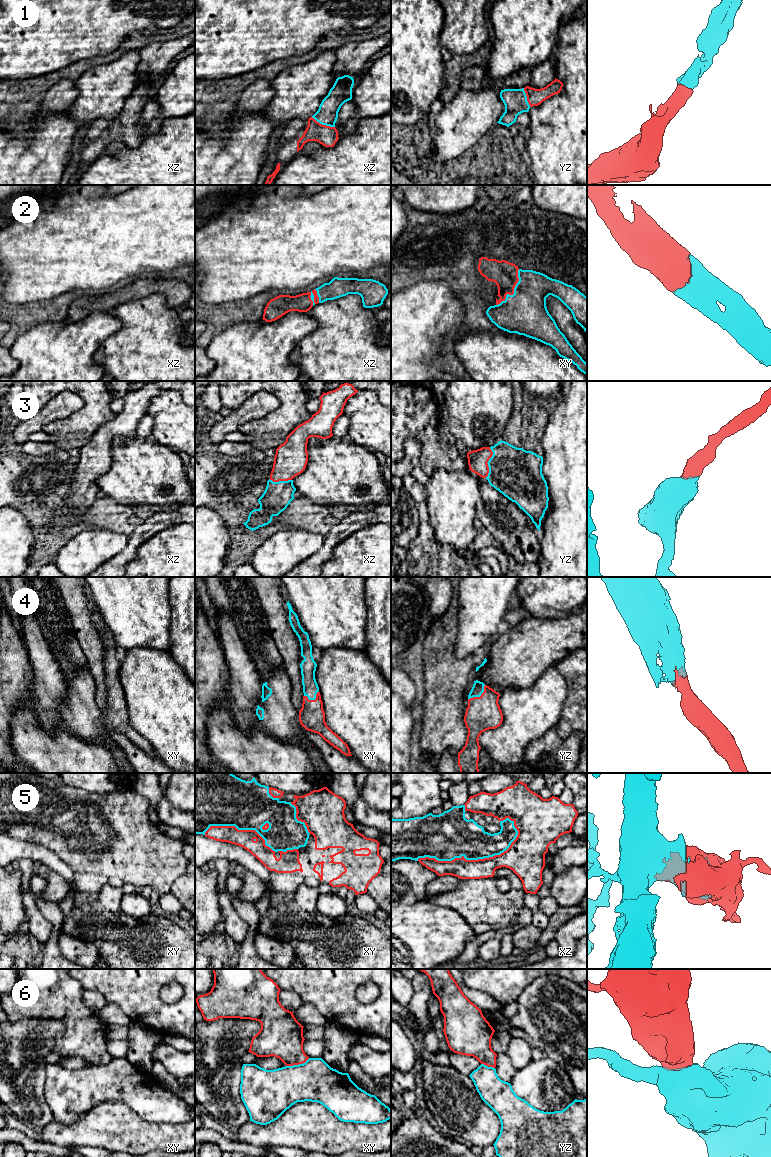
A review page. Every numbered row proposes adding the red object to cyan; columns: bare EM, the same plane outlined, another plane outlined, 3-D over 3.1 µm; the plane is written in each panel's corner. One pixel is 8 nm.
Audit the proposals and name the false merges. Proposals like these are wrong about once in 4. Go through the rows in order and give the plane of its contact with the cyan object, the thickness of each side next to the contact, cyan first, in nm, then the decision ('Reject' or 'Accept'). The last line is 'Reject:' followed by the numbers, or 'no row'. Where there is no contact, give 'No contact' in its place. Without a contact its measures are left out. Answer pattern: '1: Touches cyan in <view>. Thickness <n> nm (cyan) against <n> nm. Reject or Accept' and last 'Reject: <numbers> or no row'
1: Touches cyan in xz. Thickness 170 nm (cyan) against 160 nm. Accept
2: Touches cyan in xy. Thickness 360 nm (cyan) against 200 nm. Accept
3: Touches cyan in yz. Thickness 400 nm (cyan) against 160 nm. Accept
4: Touches cyan in yz. Thickness 100 nm (cyan) against 280 nm. Accept
5: Touches cyan in xz. Thickness 380 nm (cyan) against 160 nm. Accept
6: Touches cyan in xy. Thickness 320 nm (cyan) against 320 nm. Reject
Reject: 6

